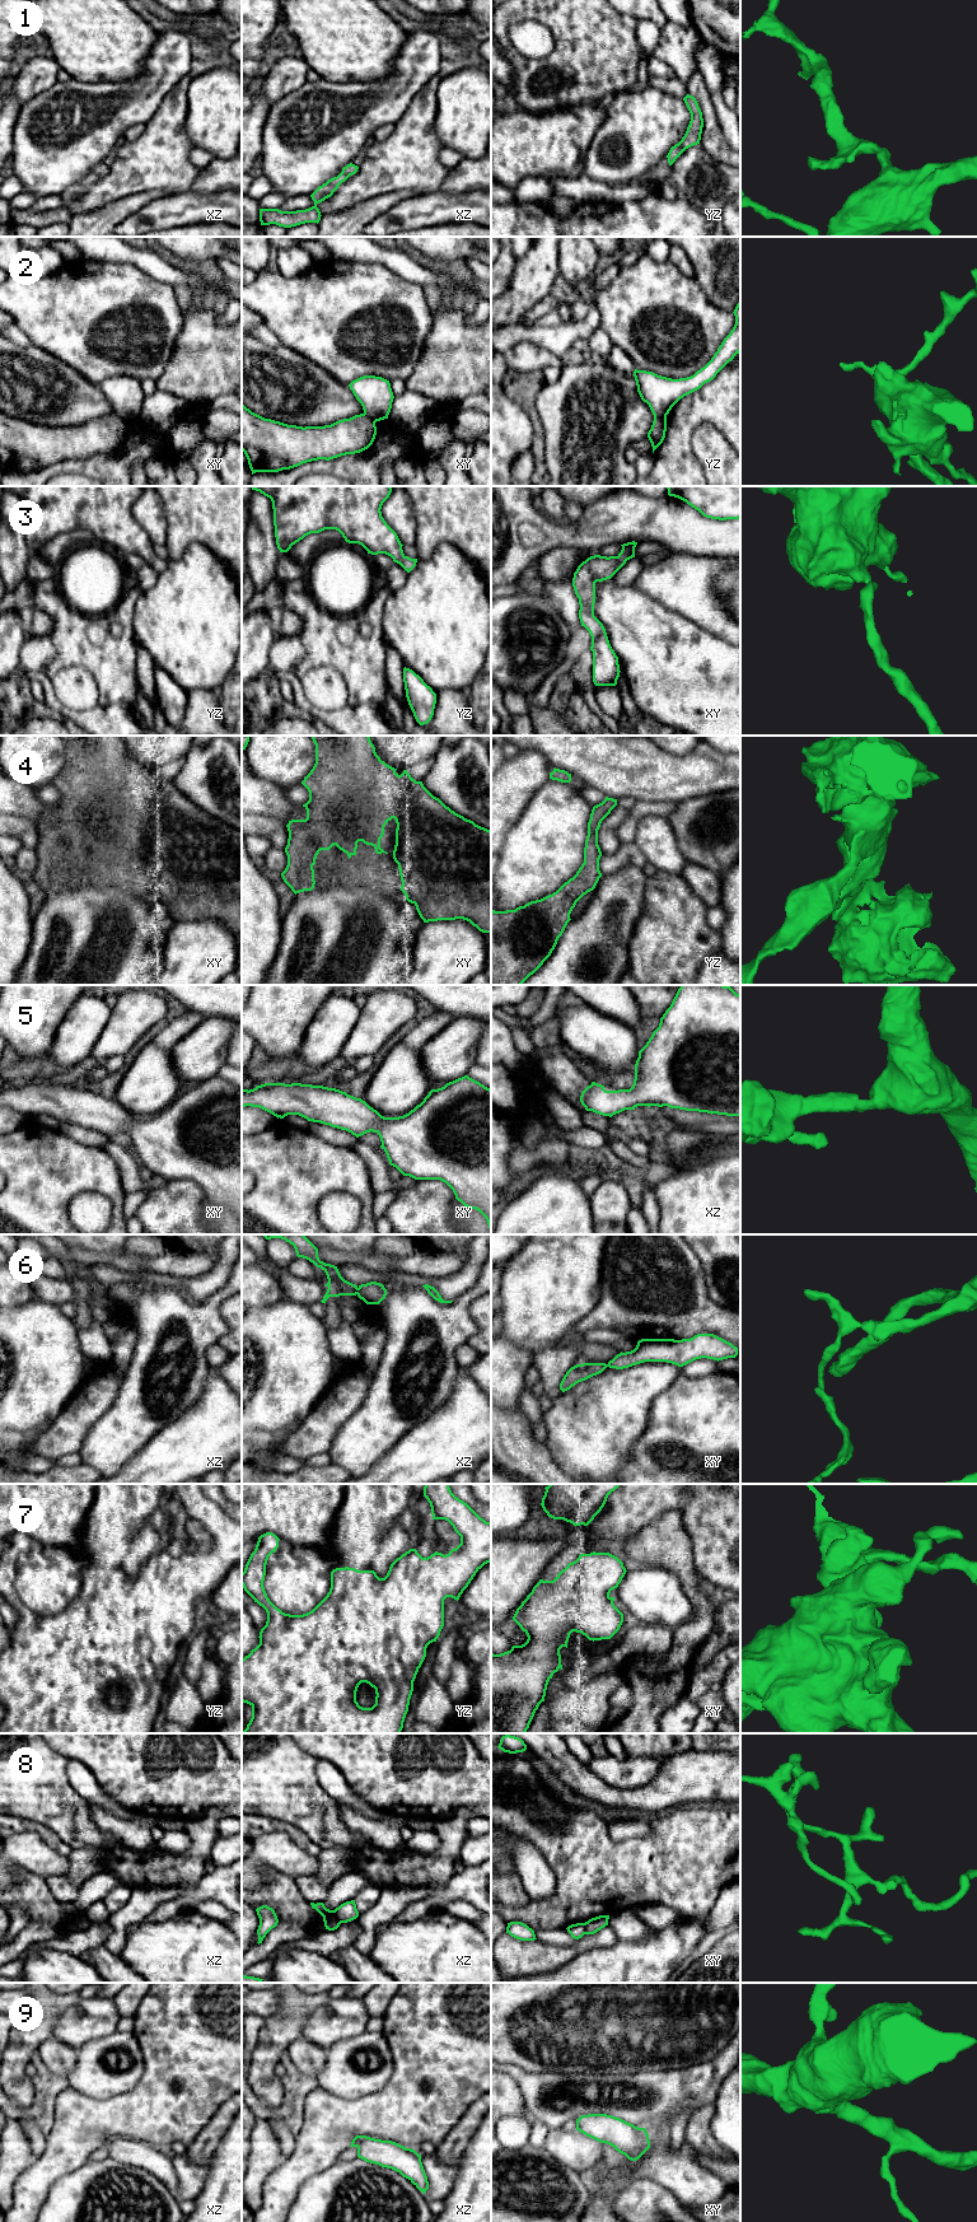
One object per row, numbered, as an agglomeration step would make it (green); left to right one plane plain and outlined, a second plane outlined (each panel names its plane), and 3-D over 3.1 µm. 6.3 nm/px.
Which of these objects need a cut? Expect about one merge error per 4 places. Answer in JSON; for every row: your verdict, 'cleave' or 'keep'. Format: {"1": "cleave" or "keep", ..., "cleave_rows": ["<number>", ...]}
{"1": "keep", "2": "cleave", "3": "keep", "4": "keep", "5": "keep", "6": "cleave", "7": "keep", "8": "cleave", "9": "keep", "cleave_rows": ["2", "6", "8"]}

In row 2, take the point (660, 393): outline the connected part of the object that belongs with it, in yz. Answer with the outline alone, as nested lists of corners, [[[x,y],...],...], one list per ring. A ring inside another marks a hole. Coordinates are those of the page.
[[[740,302],[734,309],[735,325],[724,339],[711,360],[693,375],[672,379],[653,372],[635,369],[637,392],[646,402],[654,417],[667,416],[672,407],[684,396],[700,389],[740,353]]]

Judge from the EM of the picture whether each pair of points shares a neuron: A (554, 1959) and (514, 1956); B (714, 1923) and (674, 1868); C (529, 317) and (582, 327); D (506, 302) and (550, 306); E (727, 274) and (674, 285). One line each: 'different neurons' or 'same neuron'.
A: same neuron
B: different neurons
C: different neurons
D: different neurons
E: different neurons

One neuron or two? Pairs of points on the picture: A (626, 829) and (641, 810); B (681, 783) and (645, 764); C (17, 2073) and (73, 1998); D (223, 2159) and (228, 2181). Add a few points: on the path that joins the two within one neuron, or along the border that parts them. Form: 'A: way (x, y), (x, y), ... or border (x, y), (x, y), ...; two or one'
A: way (630, 824), (636, 815); one
B: way (672, 778), (654, 773); one
C: way (22, 2052), (38, 2035), (47, 2034), (51, 2015); one
D: way (228, 2164), (228, 2176); one

